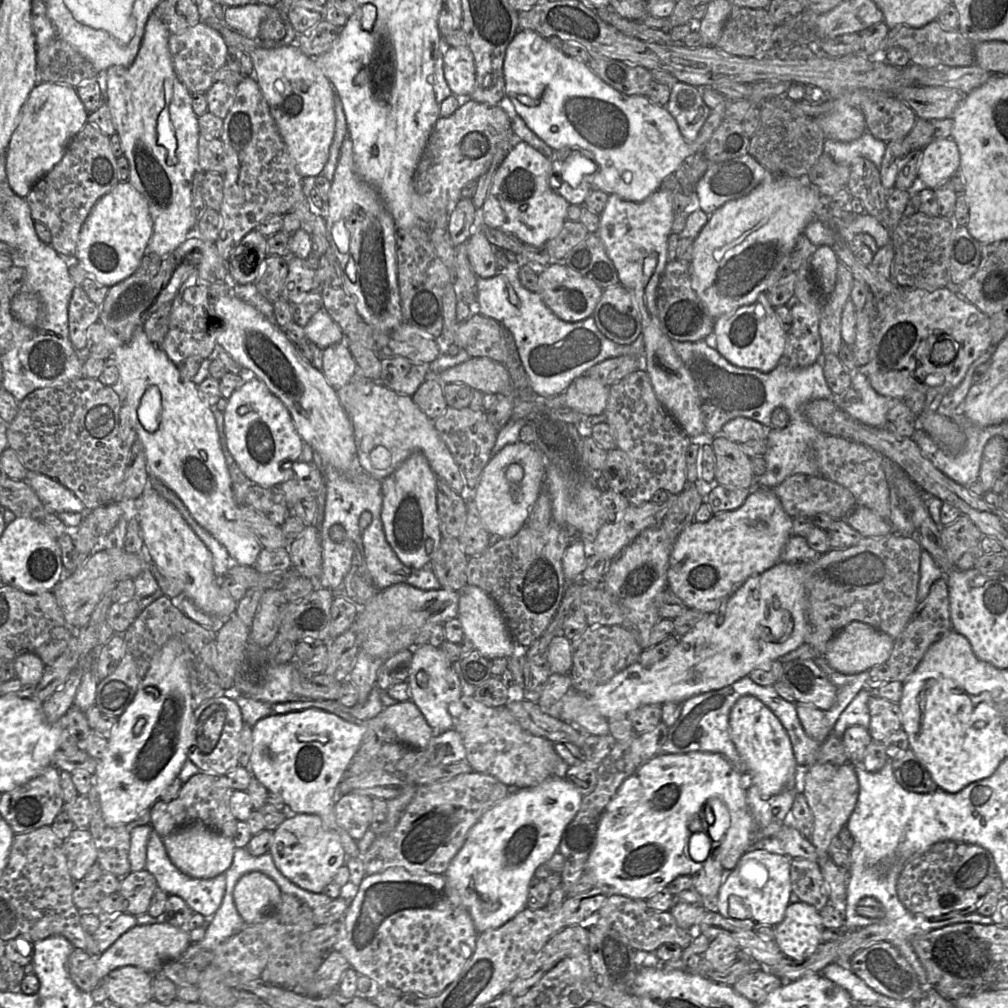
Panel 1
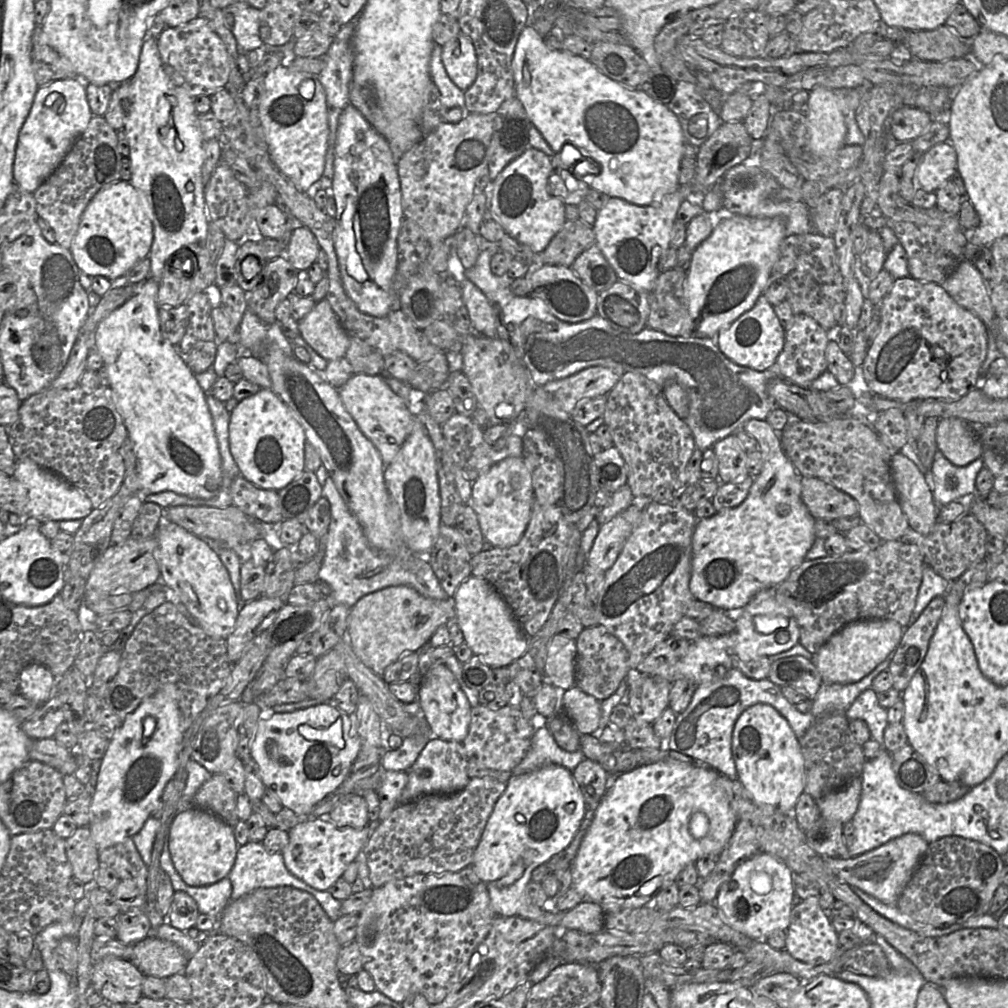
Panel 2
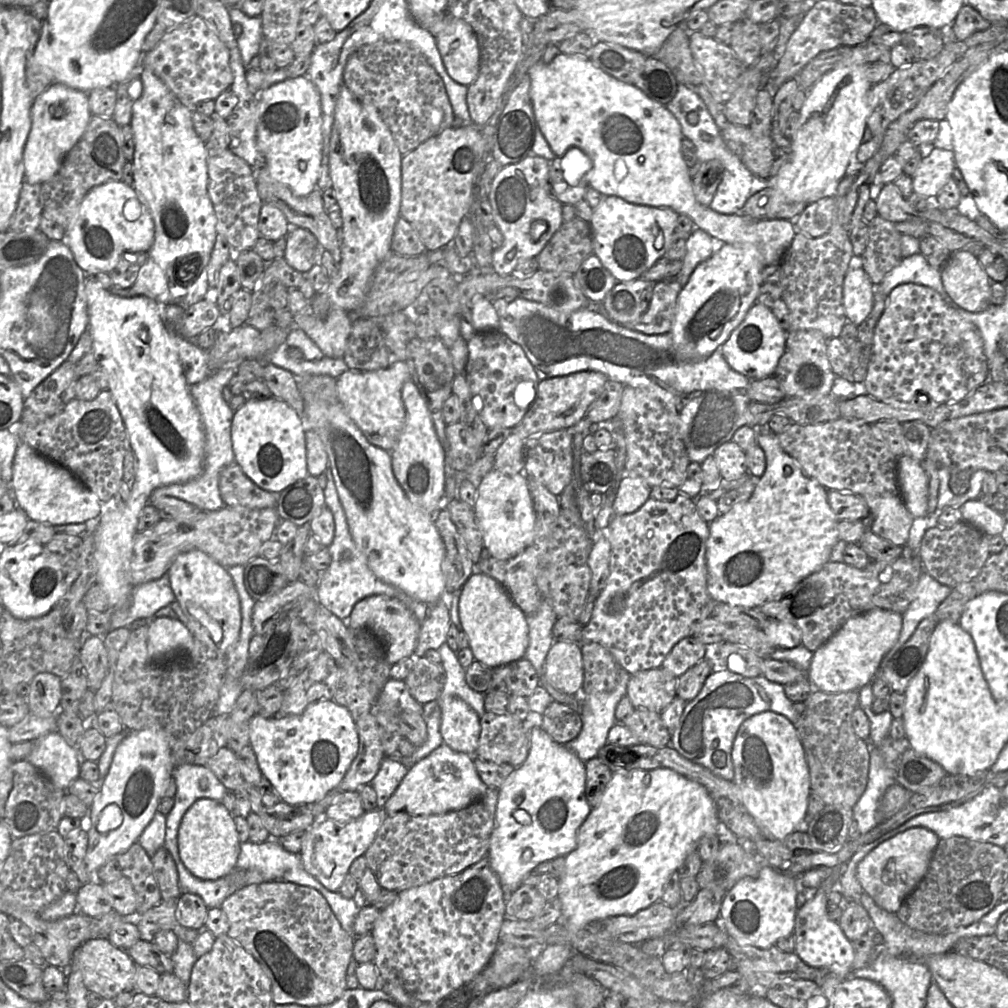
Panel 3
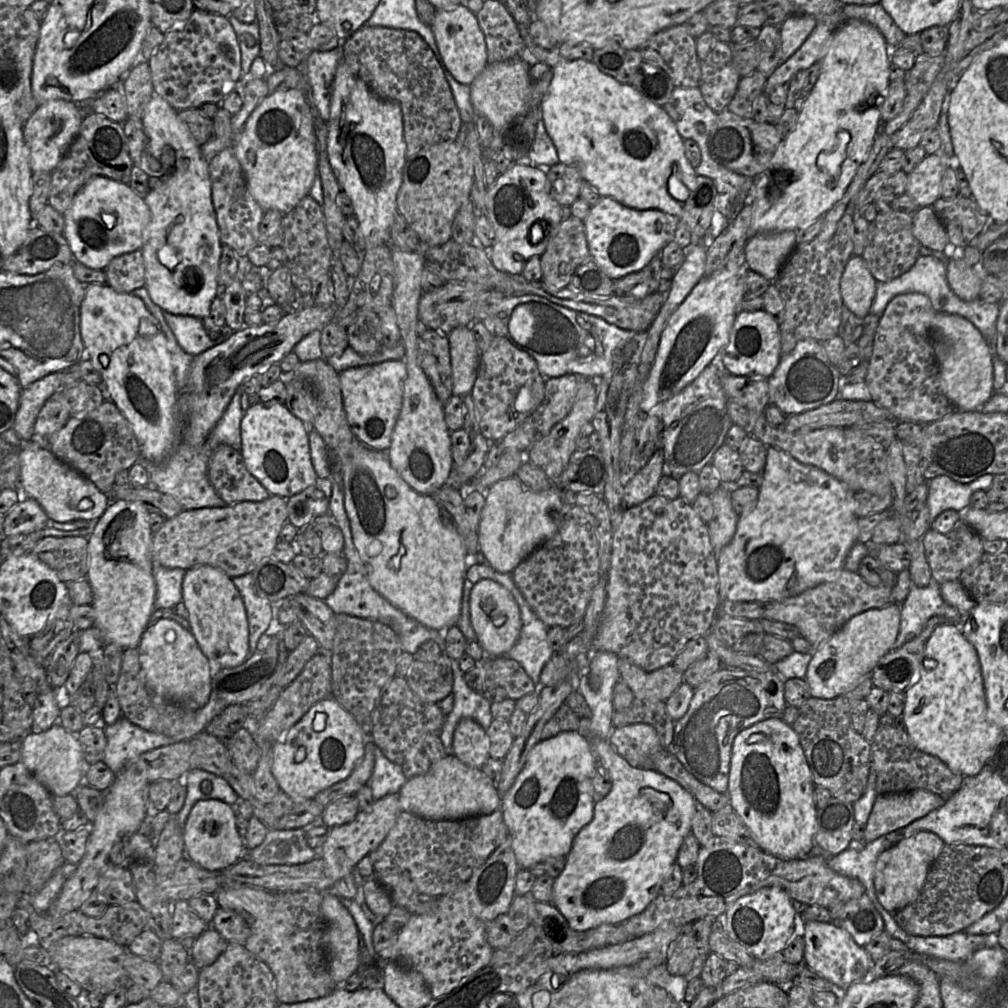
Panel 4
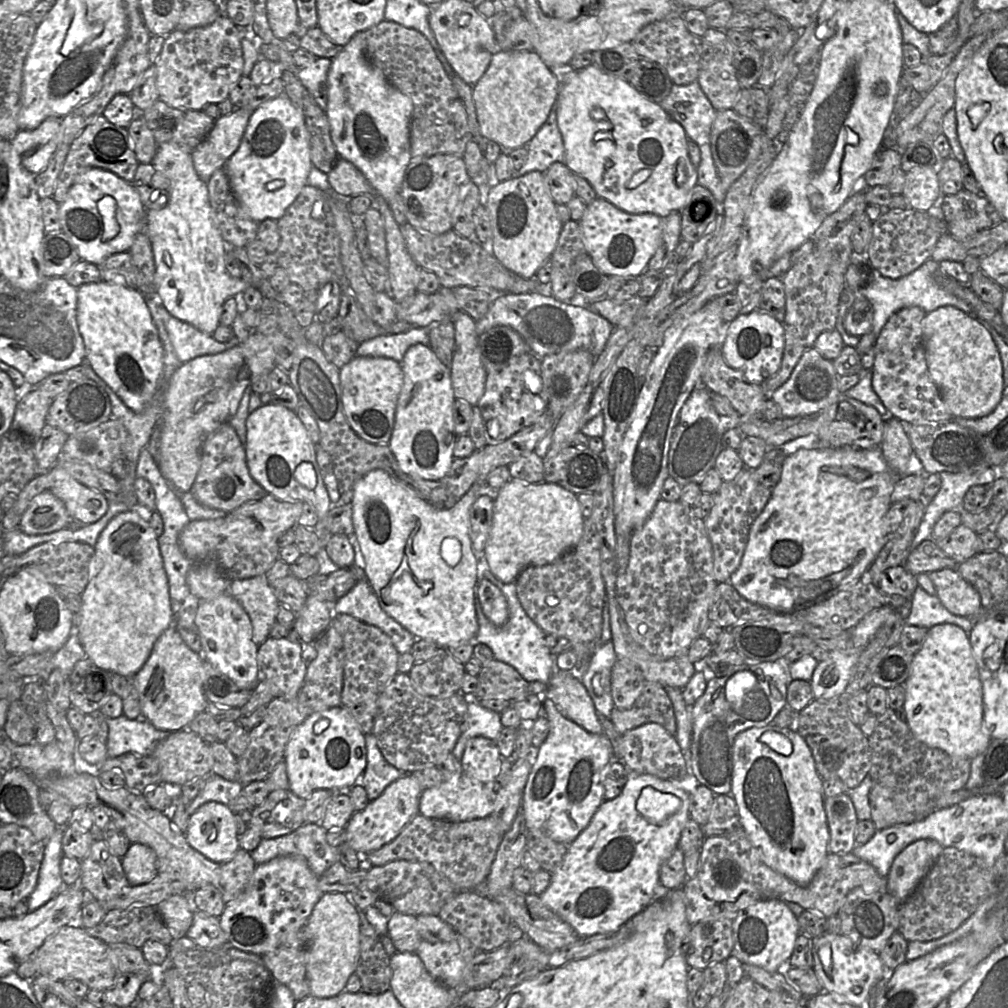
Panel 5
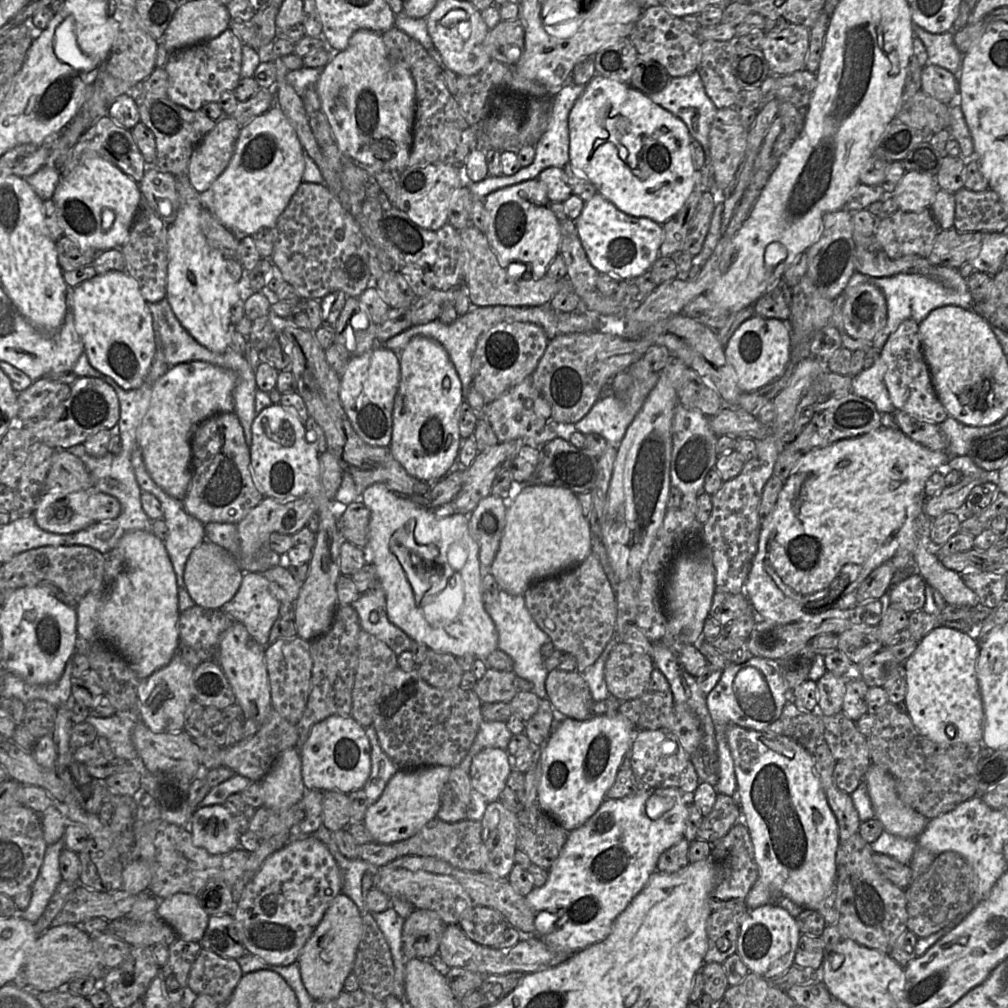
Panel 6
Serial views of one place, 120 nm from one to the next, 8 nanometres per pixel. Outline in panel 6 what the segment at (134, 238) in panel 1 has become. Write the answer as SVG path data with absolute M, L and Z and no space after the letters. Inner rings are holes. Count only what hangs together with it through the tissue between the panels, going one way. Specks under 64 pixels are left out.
M83 156L71 172L61 175L52 200L56 206L58 222L63 229L64 236L71 239L81 251L102 252L121 248L126 243L137 216L141 192L139 184L114 164L98 156ZM106 209L112 210L114 214L114 220L109 229L104 229L102 222L102 213Z

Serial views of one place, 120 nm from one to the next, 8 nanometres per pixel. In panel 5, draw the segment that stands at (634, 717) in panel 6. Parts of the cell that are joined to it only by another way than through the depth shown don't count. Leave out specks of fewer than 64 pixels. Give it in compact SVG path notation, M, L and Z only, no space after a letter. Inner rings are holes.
M646 681L636 702L629 709L613 708L610 720L619 734L646 723L658 723L676 735L676 719L672 701L659 682Z

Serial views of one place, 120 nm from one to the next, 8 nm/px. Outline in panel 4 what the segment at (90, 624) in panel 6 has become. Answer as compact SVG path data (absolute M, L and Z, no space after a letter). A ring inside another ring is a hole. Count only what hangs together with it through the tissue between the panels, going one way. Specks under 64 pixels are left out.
M117 499L108 507L88 538L88 571L86 580L92 592L95 625L105 643L116 643L123 649L138 648L140 639L155 610L156 583L153 577L150 512L139 502Z

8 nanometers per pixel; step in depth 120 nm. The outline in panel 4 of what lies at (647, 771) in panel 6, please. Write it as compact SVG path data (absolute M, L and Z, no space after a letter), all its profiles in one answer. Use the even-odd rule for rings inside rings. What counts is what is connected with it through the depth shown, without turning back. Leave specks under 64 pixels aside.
M645 723L614 728L608 741L632 767L644 770L652 769L651 755L665 749L655 728Z

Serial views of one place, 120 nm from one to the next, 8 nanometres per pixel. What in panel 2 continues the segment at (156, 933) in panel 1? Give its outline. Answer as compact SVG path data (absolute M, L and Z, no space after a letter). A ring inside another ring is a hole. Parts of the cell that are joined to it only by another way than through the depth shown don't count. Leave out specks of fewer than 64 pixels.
M154 933L132 944L129 959L145 976L166 979L184 972L189 957L174 943L162 940Z

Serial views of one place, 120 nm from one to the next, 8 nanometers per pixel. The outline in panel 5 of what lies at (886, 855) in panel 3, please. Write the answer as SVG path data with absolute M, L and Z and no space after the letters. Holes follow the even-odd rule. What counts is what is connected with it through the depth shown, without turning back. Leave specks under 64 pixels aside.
M919 839L895 857L886 880L887 891L898 903L905 901L914 892L943 848L936 840Z

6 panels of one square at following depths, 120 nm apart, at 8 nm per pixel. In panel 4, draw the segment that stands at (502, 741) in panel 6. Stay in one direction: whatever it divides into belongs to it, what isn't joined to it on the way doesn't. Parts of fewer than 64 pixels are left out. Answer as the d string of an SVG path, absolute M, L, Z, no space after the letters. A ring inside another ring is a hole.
M451 659L453 672L452 695L453 708L446 715L444 724L439 732L439 738L447 754L453 755L452 740L455 727L460 719L471 718L479 723L486 731L493 717L490 711L489 701L481 692L475 692L464 681L464 673L461 671L458 660Z

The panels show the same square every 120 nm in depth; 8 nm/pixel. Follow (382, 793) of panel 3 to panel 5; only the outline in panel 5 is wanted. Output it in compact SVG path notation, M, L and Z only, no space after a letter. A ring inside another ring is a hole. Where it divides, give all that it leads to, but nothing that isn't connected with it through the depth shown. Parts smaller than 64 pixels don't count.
M372 733L365 735L365 742L367 763L357 784L365 788L369 801L372 801L380 796L389 784L402 777L404 772L395 768L383 757Z

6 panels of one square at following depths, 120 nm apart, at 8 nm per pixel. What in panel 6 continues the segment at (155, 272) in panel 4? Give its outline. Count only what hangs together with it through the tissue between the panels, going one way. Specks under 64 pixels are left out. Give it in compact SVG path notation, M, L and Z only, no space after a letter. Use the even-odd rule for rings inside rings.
M174 175L180 198L175 221L168 227L168 266L166 299L176 317L190 335L209 350L227 351L231 342L231 307L239 299L245 301L256 292L263 293L271 304L278 302L276 293L265 286L255 291L244 269L239 281L231 278L226 270L225 257L206 240L199 224L202 209L199 193L191 185L188 175Z

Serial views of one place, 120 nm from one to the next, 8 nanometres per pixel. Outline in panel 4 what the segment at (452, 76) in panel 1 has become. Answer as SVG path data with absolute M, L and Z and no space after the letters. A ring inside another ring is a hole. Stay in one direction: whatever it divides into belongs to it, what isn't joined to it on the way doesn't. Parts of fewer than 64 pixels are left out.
M467 6L437 10L431 26L444 63L457 82L470 86L487 66L487 48L476 14Z

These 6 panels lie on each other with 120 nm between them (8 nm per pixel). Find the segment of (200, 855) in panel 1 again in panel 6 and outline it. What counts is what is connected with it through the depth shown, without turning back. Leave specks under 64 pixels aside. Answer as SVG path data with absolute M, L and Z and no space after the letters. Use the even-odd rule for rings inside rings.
M223 805L197 807L188 829L194 845L210 854L226 854L239 847L241 834Z

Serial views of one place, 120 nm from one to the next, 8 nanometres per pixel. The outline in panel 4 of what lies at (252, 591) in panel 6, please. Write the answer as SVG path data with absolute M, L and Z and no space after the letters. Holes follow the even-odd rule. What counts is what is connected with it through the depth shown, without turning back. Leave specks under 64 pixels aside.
M247 573L232 578L244 602L249 625L249 653L256 651L257 642L269 628L273 618L273 604L254 590L253 576Z

